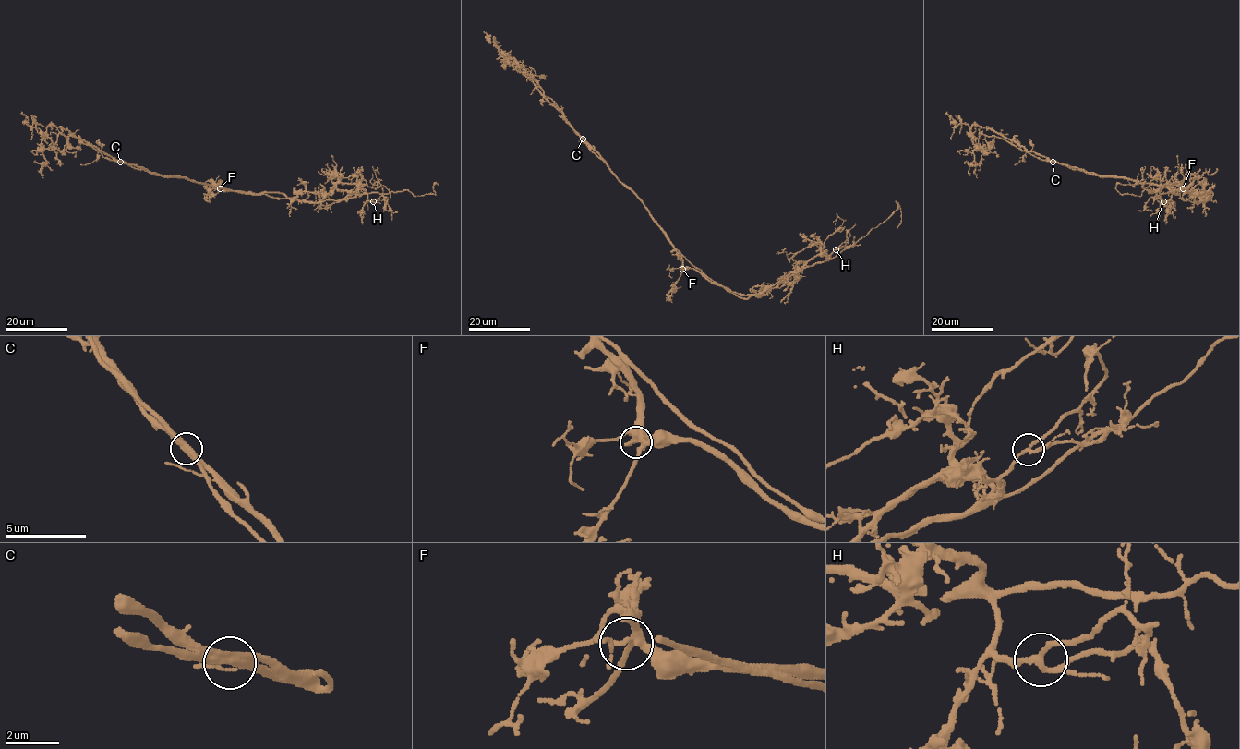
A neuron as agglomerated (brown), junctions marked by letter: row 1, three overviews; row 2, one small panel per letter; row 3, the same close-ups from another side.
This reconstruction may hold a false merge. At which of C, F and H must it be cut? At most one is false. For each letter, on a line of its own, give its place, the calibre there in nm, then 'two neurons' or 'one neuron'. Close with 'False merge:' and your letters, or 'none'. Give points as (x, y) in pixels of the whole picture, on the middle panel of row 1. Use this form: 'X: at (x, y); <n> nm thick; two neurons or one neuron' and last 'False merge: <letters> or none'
C: at (583, 138); 400 nm thick; two neurons
F: at (682, 269); 280 nm thick; one neuron
H: at (836, 249); 200 nm thick; one neuron
False merge: C

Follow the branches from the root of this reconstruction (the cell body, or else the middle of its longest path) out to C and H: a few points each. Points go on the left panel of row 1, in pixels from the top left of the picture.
C: (210, 186), (186, 178), (157, 175), (147, 169), (120, 162)
H: (210, 186), (313, 201), (341, 200), (352, 194), (367, 194), (367, 199), (373, 201)

